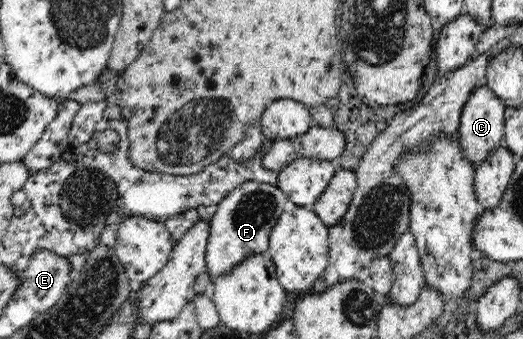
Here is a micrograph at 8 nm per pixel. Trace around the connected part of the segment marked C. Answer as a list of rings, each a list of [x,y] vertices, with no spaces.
[[[488,87],[475,89],[473,95],[471,95],[467,104],[465,104],[460,118],[460,127],[457,131],[457,140],[459,140],[462,153],[466,158],[465,160],[473,166],[473,170],[478,165],[481,165],[483,160],[489,159],[489,155],[495,153],[499,149],[498,147],[505,146],[503,139],[505,111],[505,104]]]

